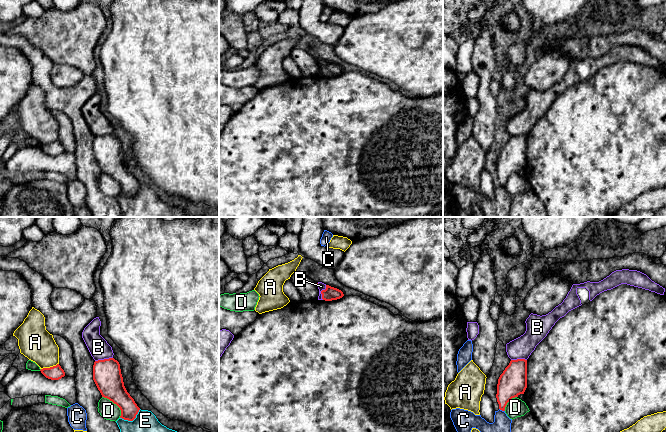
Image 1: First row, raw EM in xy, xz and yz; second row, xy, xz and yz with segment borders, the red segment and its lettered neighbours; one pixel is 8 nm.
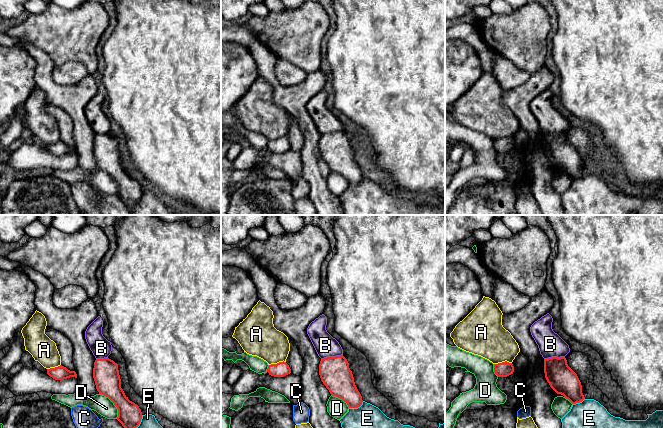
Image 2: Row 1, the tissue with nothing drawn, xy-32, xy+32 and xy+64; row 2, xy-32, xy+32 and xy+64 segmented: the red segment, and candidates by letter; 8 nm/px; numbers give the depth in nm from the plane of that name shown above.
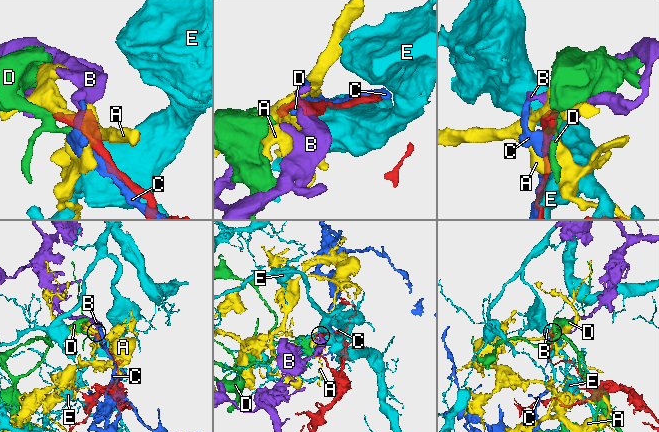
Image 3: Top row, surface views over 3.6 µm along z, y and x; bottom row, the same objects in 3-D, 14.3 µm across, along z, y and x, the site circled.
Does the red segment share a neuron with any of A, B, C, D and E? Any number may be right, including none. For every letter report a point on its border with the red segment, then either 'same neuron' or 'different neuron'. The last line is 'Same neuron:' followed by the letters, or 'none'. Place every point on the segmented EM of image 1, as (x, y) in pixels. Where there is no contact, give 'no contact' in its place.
A: xy (50, 367) | different neuron
B: xy (104, 359) | different neuron
C: yz (502, 410) | different neuron
D: xy (115, 403) | different neuron
E: xy (131, 420) | different neuron
Same neuron: none

